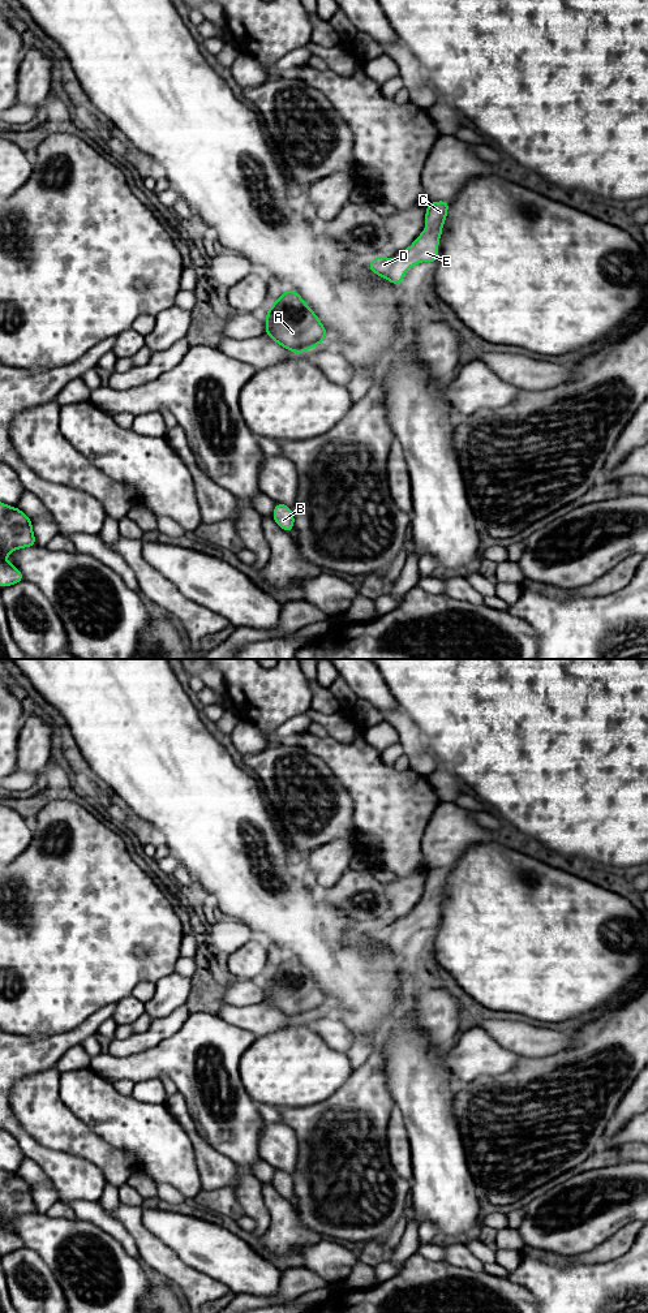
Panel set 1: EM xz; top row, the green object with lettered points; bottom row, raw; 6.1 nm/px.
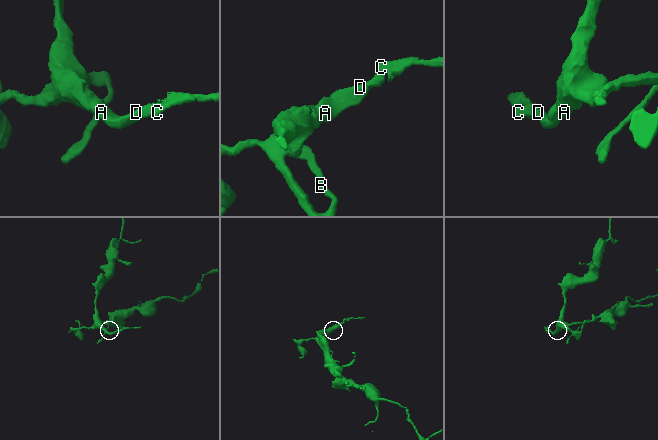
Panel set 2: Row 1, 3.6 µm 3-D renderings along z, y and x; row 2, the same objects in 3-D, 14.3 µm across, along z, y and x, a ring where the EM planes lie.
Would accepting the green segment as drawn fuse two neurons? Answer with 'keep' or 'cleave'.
keep

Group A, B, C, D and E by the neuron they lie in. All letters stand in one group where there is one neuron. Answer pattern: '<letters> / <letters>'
A B C D E

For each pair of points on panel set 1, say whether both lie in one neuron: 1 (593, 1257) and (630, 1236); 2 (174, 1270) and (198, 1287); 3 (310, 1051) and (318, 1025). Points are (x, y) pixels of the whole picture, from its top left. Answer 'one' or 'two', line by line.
1: one
2: one
3: two

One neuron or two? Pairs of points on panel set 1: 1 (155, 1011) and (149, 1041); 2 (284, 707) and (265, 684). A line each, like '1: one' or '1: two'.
1: two
2: one

